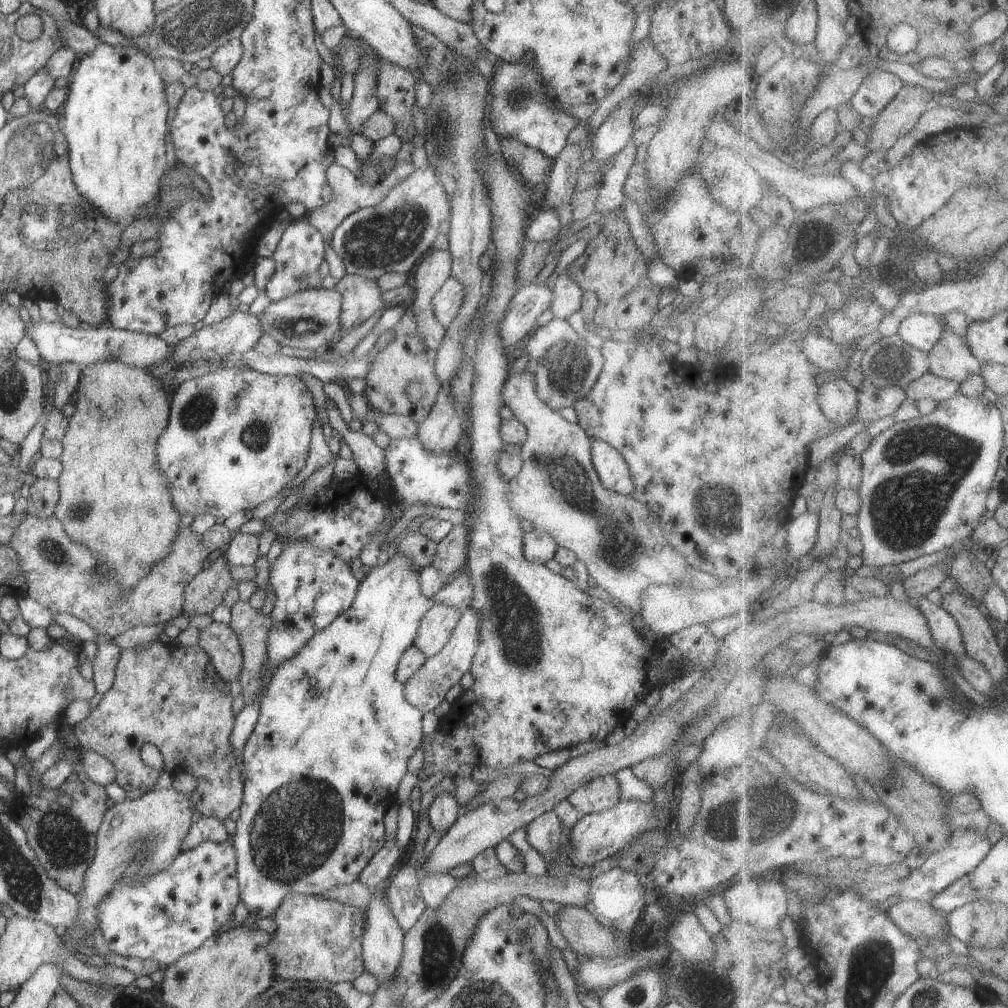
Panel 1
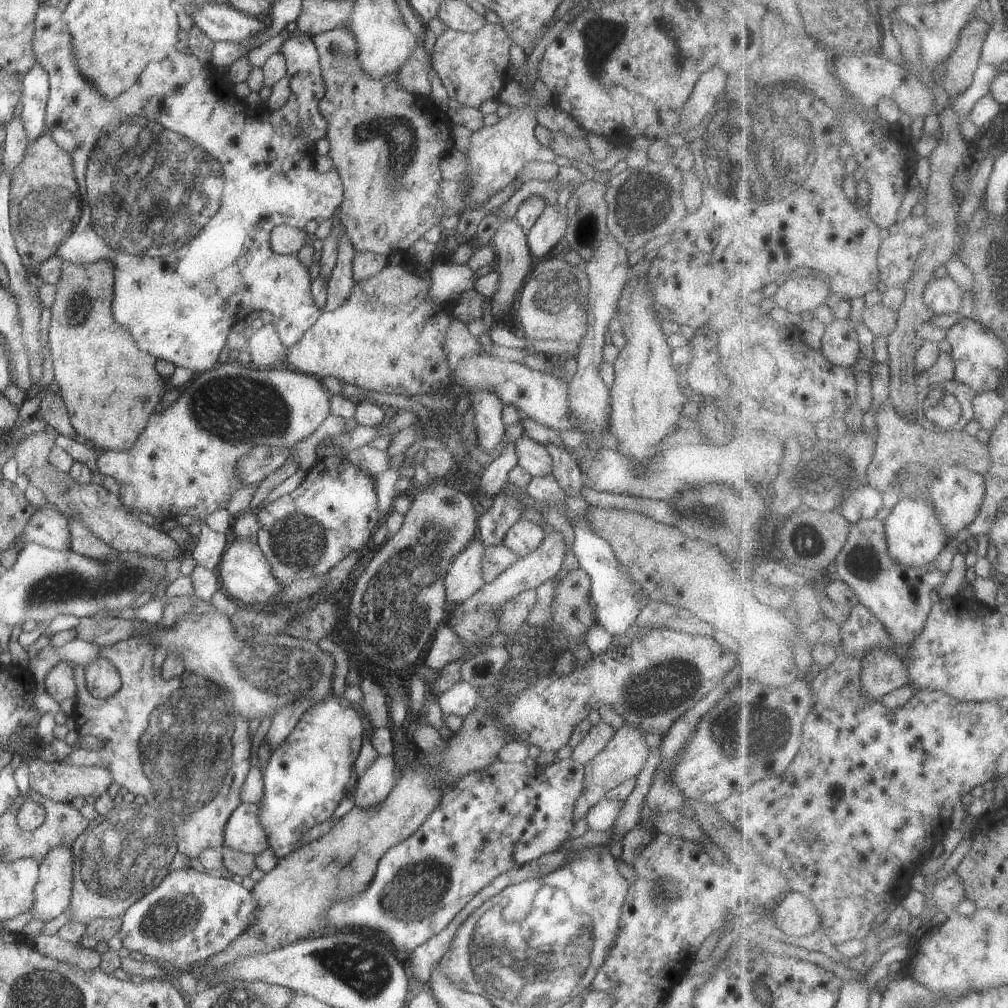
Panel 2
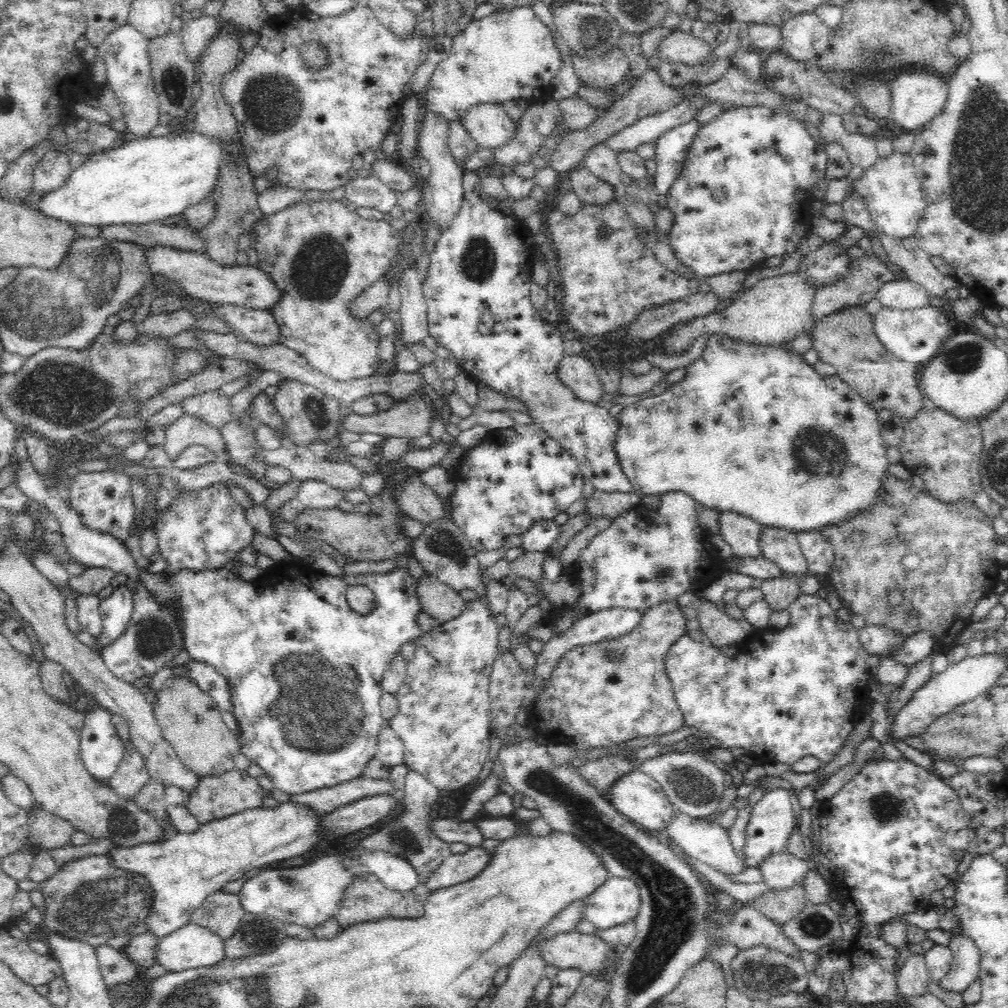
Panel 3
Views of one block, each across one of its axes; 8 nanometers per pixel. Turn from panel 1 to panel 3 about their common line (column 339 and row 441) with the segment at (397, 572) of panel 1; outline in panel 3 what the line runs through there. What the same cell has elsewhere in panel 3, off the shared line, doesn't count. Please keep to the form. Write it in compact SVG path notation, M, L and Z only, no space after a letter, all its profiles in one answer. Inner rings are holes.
M712 335L708 341L703 353L692 363L686 367L686 376L677 384L674 384L671 387L666 388L666 390L660 395L655 395L647 397L641 400L638 400L634 404L630 404L624 407L620 413L617 414L616 419L618 419L618 436L616 436L616 455L618 455L618 461L622 465L622 470L626 473L630 483L632 483L633 490L636 491L641 496L646 496L646 494L655 494L661 495L669 492L684 492L696 503L699 505L704 505L708 508L718 509L719 511L730 511L742 516L747 516L748 518L754 519L756 522L764 525L765 527L776 527L782 529L791 529L792 532L799 533L802 531L818 531L824 526L830 526L832 524L838 524L842 520L848 520L860 512L864 512L866 508L870 508L876 500L878 500L878 490L882 486L882 478L888 473L888 466L890 466L890 461L886 457L887 444L884 442L882 433L882 426L878 422L877 417L878 411L874 410L874 407L871 407L856 391L852 390L849 385L841 380L837 374L834 376L821 376L818 371L814 371L812 365L806 363L801 354L790 353L786 349L782 349L780 345L755 345L749 342L739 341L730 337L721 336L721 335Z

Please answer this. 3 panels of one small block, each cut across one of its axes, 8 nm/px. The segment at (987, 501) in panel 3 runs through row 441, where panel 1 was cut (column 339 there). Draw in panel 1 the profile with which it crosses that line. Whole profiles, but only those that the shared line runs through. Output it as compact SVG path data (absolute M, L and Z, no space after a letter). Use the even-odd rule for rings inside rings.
M288 894L273 918L278 927L272 933L272 940L268 942L268 952L272 954L277 968L274 976L278 982L294 981L328 981L331 983L353 983L364 972L362 941L366 928L366 912L360 908L346 906L338 900L322 898L321 895Z

